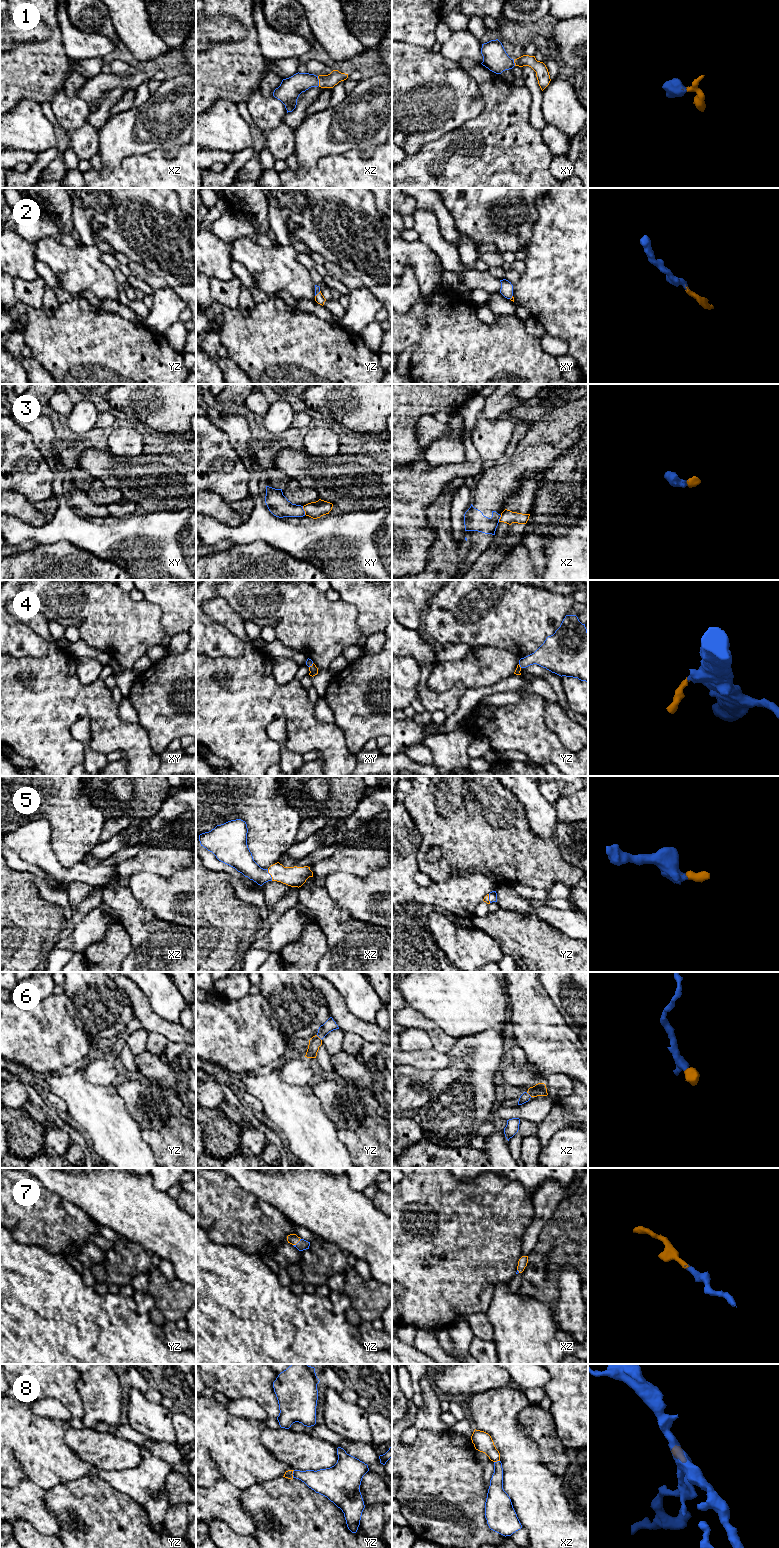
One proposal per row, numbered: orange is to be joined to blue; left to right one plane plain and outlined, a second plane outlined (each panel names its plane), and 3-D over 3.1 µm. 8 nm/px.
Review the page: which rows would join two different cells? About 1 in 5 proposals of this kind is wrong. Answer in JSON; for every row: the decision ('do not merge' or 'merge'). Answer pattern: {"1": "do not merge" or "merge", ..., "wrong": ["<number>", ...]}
{"1": "merge", "2": "merge", "3": "do not merge", "4": "merge", "5": "merge", "6": "merge", "7": "merge", "8": "merge", "wrong": ["3"]}

